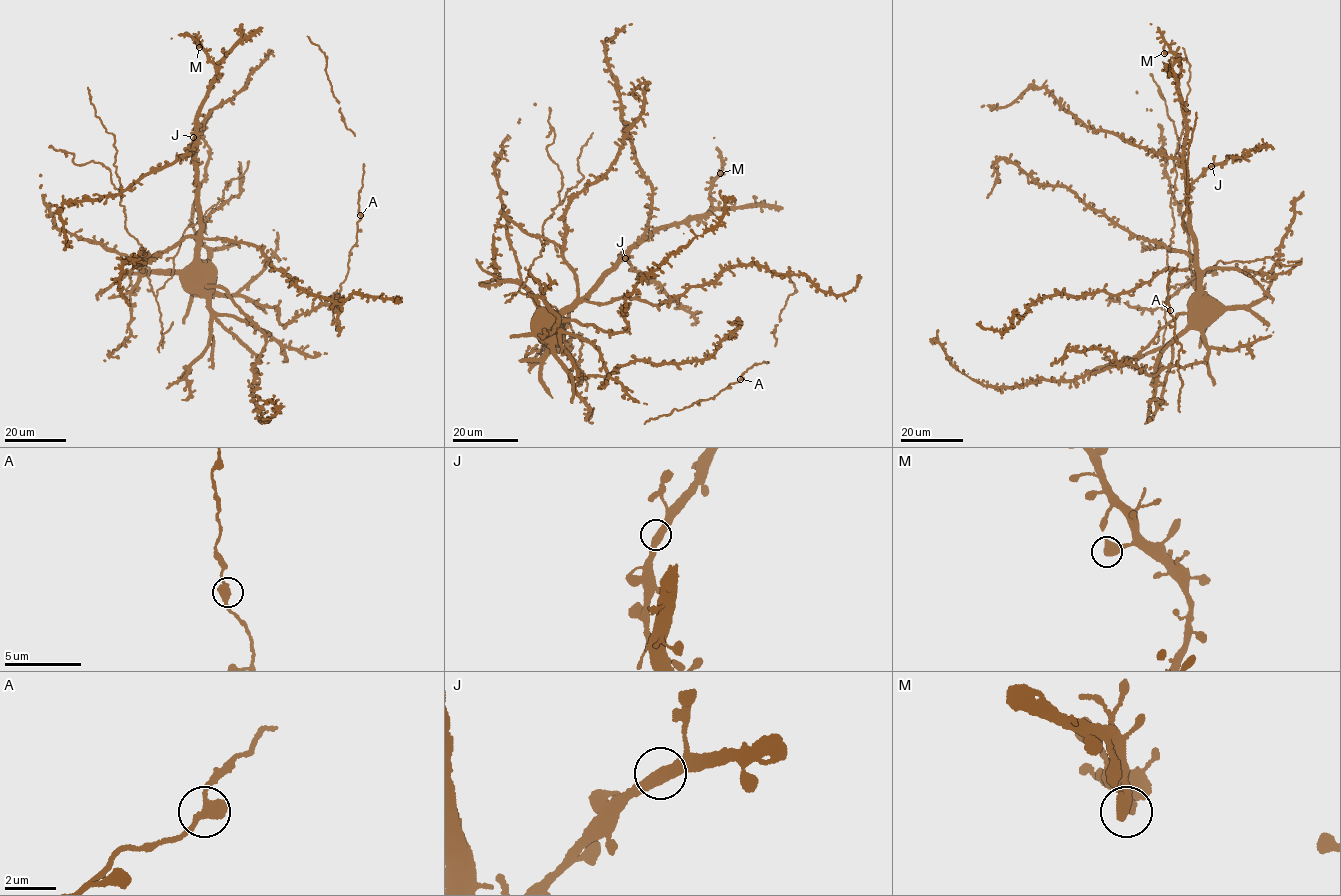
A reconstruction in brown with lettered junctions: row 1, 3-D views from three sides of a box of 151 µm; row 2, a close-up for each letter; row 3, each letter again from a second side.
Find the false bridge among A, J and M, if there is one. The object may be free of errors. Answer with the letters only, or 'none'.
none

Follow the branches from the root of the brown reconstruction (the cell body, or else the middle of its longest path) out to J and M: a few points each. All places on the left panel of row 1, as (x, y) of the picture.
J: (190, 280), (199, 229), (196, 171), (192, 152), (193, 137)
M: (190, 280), (199, 229), (195, 169), (197, 116), (216, 73), (216, 64), (198, 43), (199, 47)

